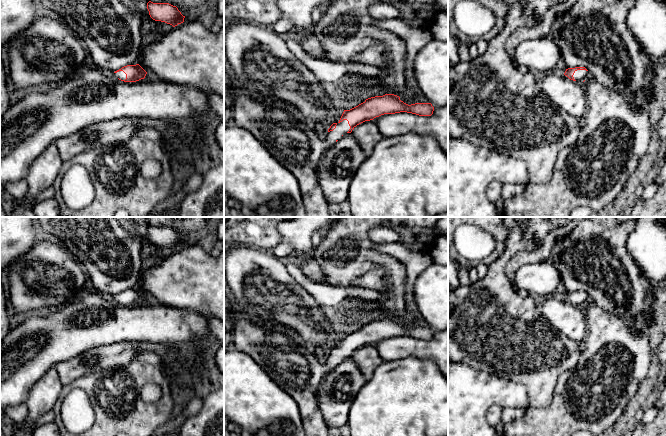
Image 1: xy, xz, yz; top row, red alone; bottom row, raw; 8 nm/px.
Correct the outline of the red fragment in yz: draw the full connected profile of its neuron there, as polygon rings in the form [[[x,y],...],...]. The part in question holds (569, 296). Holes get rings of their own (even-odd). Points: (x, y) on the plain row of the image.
[[[575,291],[566,293],[565,300],[573,305],[584,305],[590,299],[585,291]]]

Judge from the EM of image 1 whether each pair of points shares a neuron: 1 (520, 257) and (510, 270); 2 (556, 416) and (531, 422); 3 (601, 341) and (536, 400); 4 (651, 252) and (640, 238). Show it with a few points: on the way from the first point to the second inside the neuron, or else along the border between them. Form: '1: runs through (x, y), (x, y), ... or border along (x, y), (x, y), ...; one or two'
1: runs through (518, 260), (512, 267); one
2: runs through (550, 422), (537, 422); one
3: border along (576, 367), (558, 377), (548, 403); two
4: runs through (651, 249), (643, 241); one

